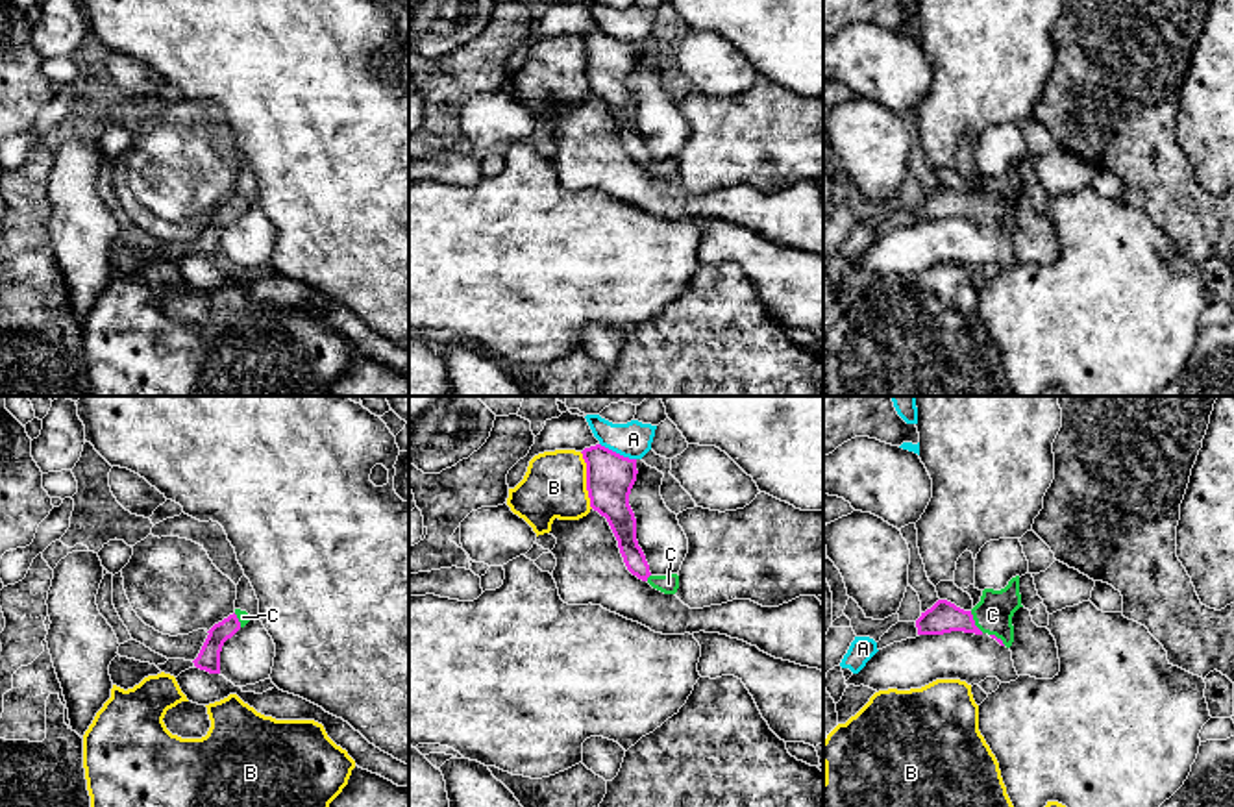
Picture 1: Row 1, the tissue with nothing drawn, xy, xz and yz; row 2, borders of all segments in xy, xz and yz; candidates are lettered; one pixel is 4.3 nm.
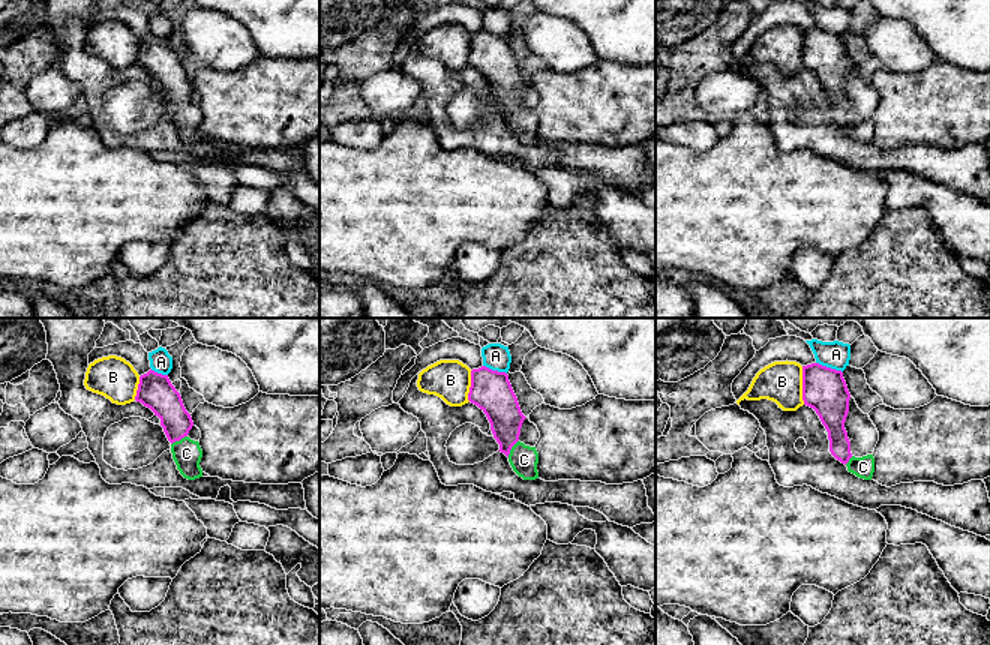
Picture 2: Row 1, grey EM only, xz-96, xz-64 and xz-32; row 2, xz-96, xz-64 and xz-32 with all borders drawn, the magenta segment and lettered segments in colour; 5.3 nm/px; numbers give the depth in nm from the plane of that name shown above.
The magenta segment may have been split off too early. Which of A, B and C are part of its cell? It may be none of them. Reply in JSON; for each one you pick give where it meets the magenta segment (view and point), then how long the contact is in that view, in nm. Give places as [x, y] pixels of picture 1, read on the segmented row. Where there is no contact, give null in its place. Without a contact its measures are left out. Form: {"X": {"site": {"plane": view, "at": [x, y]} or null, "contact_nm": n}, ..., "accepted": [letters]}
{"C": {"site": {"plane": "yz", "at": [974, 622]}, "contact_nm": 110}, "accepted": ["C"]}

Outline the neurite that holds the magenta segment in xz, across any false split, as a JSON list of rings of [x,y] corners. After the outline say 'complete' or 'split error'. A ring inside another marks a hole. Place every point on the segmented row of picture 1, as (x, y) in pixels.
[[[601,444],[585,448],[586,490],[590,507],[607,518],[627,570],[664,594],[675,594],[679,576],[653,576],[636,540],[636,518],[629,494],[636,481],[636,459],[623,457]]]; split error

